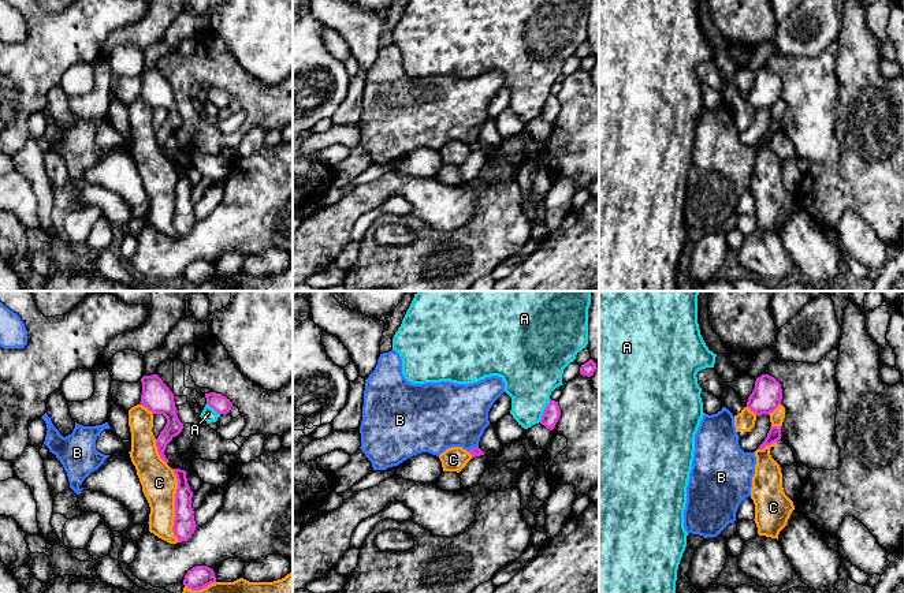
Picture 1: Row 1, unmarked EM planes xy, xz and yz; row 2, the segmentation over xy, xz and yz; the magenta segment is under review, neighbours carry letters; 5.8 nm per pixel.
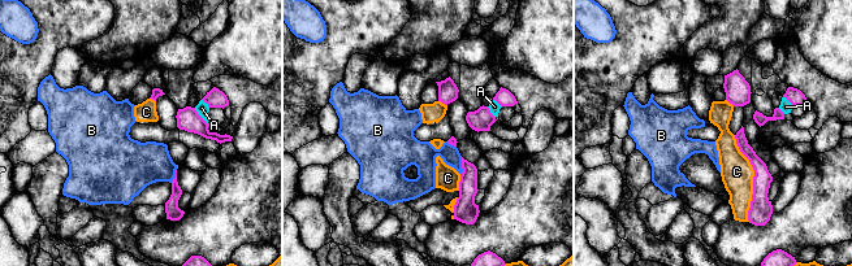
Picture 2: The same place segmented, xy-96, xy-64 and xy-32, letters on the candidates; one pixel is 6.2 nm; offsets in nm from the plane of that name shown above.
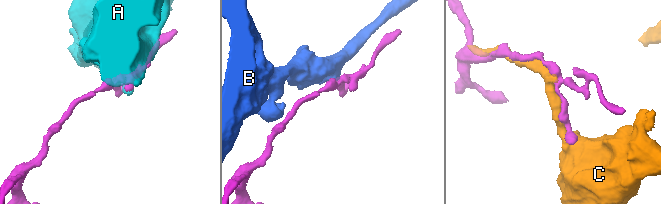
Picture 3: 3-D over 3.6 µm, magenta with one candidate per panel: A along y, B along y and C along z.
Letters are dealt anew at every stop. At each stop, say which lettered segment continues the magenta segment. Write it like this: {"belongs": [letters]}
{"belongs": []}

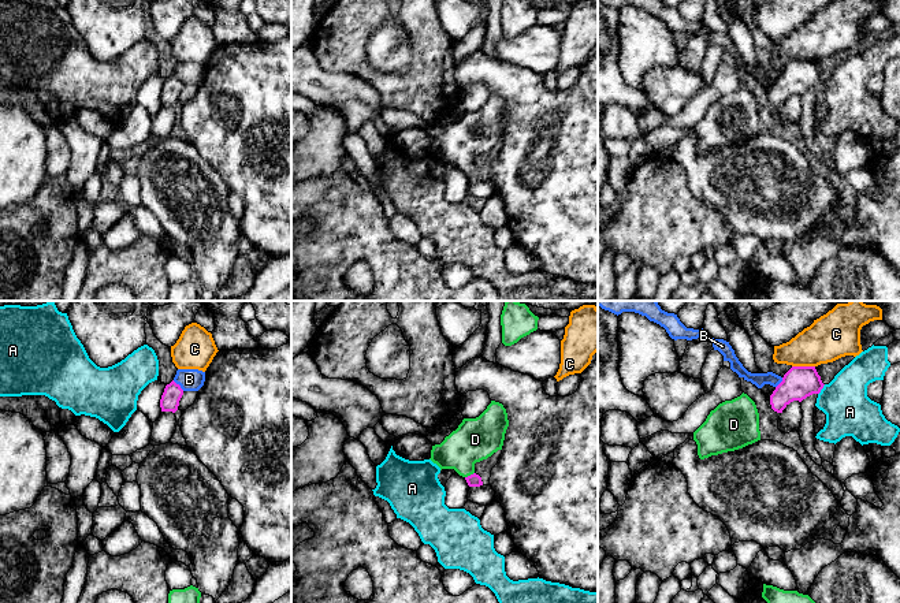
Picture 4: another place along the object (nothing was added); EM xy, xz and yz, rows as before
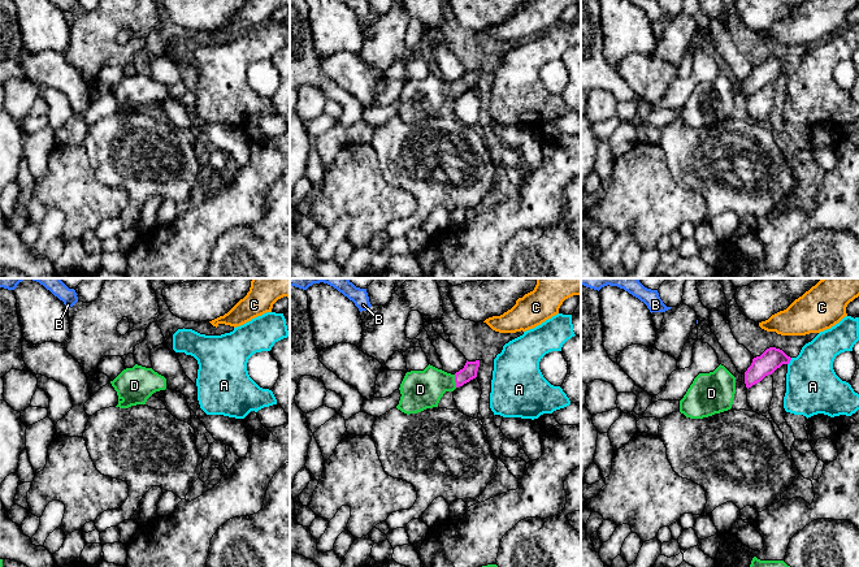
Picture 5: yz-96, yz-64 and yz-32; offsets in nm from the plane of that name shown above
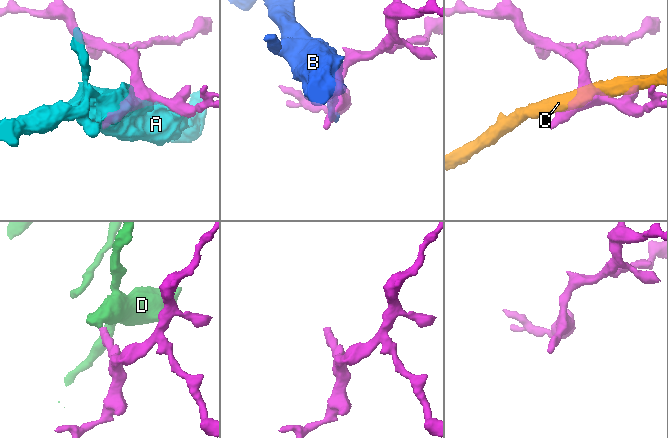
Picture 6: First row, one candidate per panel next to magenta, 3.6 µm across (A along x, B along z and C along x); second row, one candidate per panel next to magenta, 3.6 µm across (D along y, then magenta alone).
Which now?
{"belongs": ["D"]}

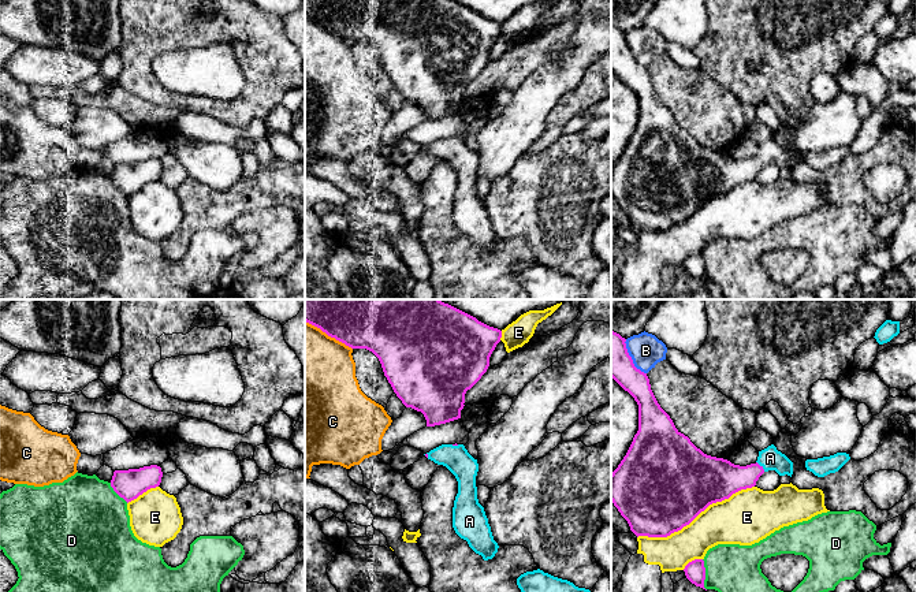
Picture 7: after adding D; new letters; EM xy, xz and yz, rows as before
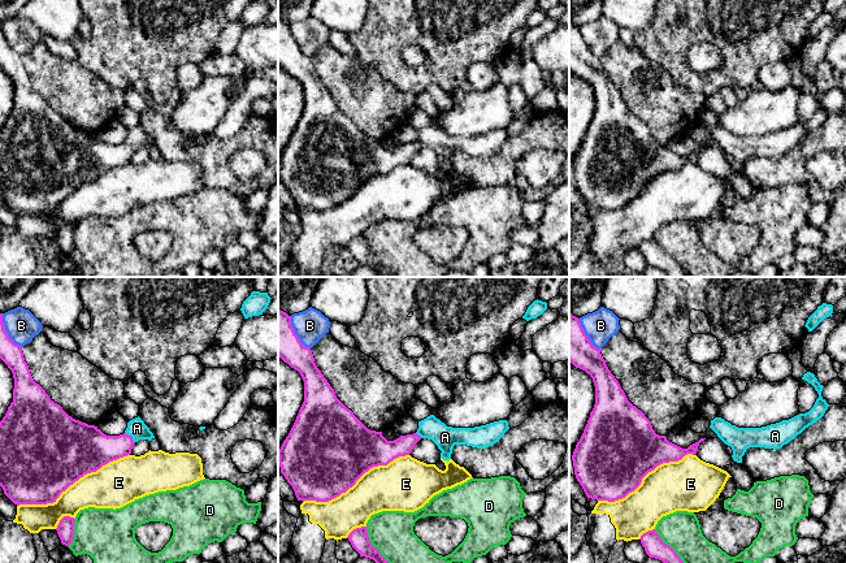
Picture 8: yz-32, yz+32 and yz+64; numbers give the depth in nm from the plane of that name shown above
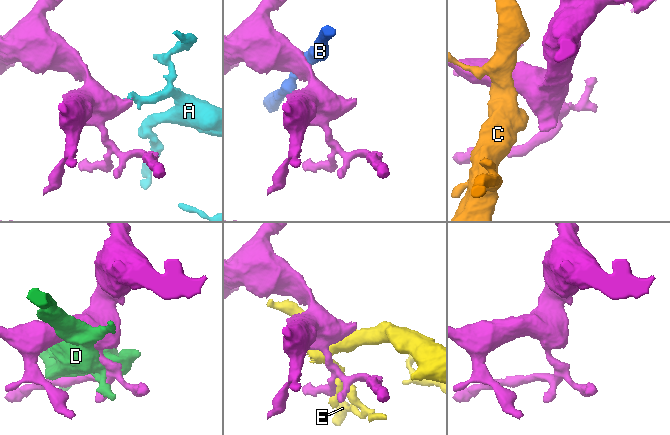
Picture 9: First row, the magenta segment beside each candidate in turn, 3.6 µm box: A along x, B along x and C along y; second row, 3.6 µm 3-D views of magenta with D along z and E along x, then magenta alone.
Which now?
{"belongs": ["A"]}

